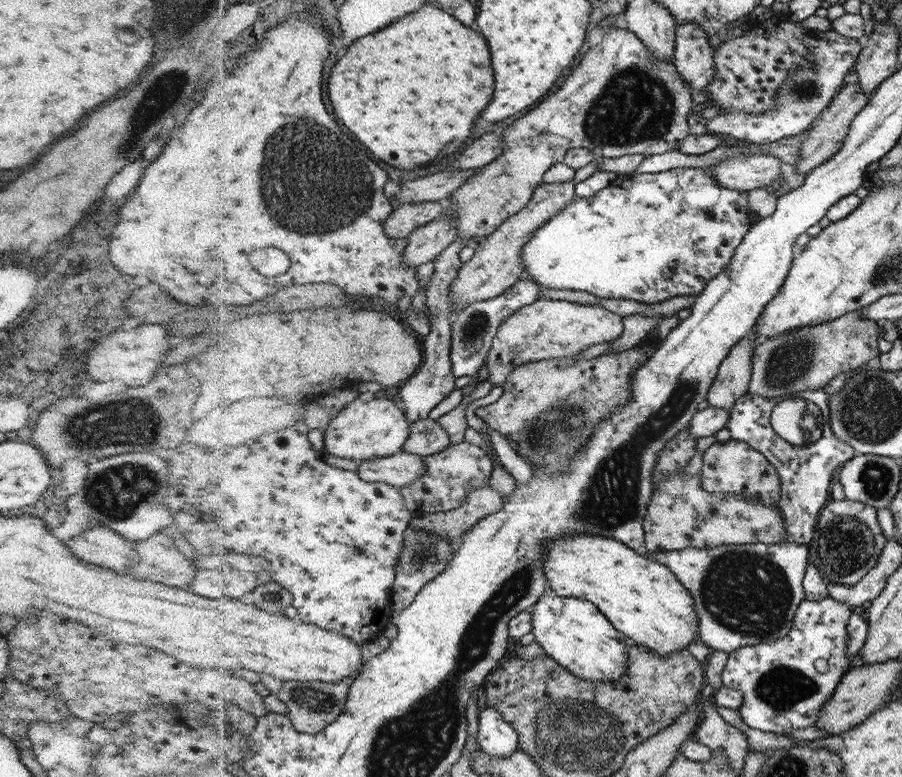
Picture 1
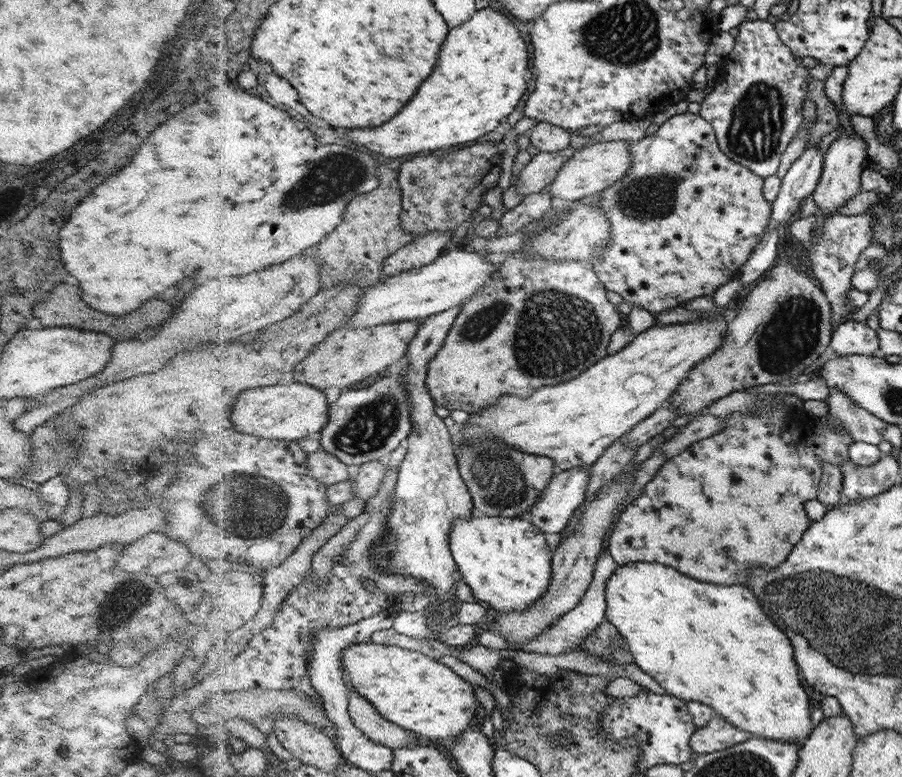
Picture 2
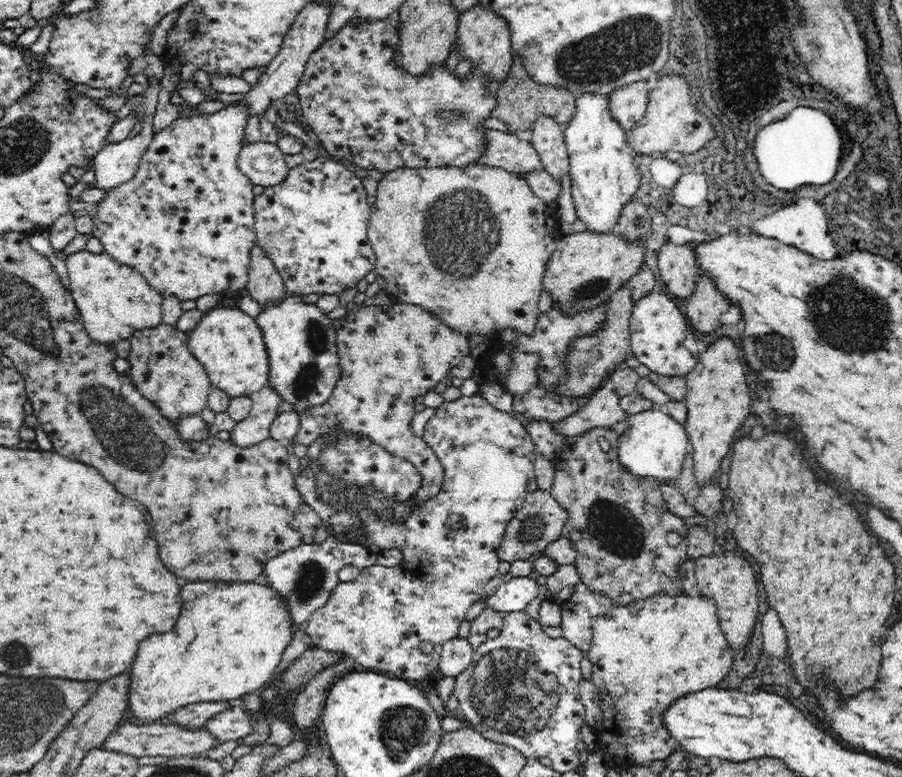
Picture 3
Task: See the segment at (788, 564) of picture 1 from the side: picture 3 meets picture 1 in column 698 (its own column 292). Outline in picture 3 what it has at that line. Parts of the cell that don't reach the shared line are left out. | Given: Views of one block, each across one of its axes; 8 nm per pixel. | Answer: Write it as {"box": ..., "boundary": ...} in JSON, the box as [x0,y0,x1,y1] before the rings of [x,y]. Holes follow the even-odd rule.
{"box":[263,534,376,630],"boundary":[[[332,534],[322,544],[303,544],[282,552],[265,564],[263,572],[268,584],[277,589],[288,599],[289,612],[292,612],[293,630],[304,626],[312,613],[322,608],[332,590],[340,584],[338,573],[346,564],[353,564],[359,569],[376,564],[376,556],[370,554],[364,546],[356,542],[340,542]]]}

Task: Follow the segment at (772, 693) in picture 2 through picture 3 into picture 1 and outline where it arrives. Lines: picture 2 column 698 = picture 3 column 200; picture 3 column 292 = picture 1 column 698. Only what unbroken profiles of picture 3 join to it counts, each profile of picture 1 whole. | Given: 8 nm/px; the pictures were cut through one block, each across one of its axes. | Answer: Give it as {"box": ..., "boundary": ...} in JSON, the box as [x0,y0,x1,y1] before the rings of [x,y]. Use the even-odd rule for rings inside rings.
{"box":[543,533,699,655],"boundary":[[[580,533],[580,536],[564,536],[552,539],[543,546],[545,552],[549,593],[558,596],[574,596],[592,601],[611,620],[616,629],[624,636],[633,638],[638,645],[663,655],[672,655],[676,651],[688,648],[688,645],[699,638],[698,612],[695,611],[695,599],[676,574],[667,565],[650,560],[641,551],[628,548],[616,539]]]}

